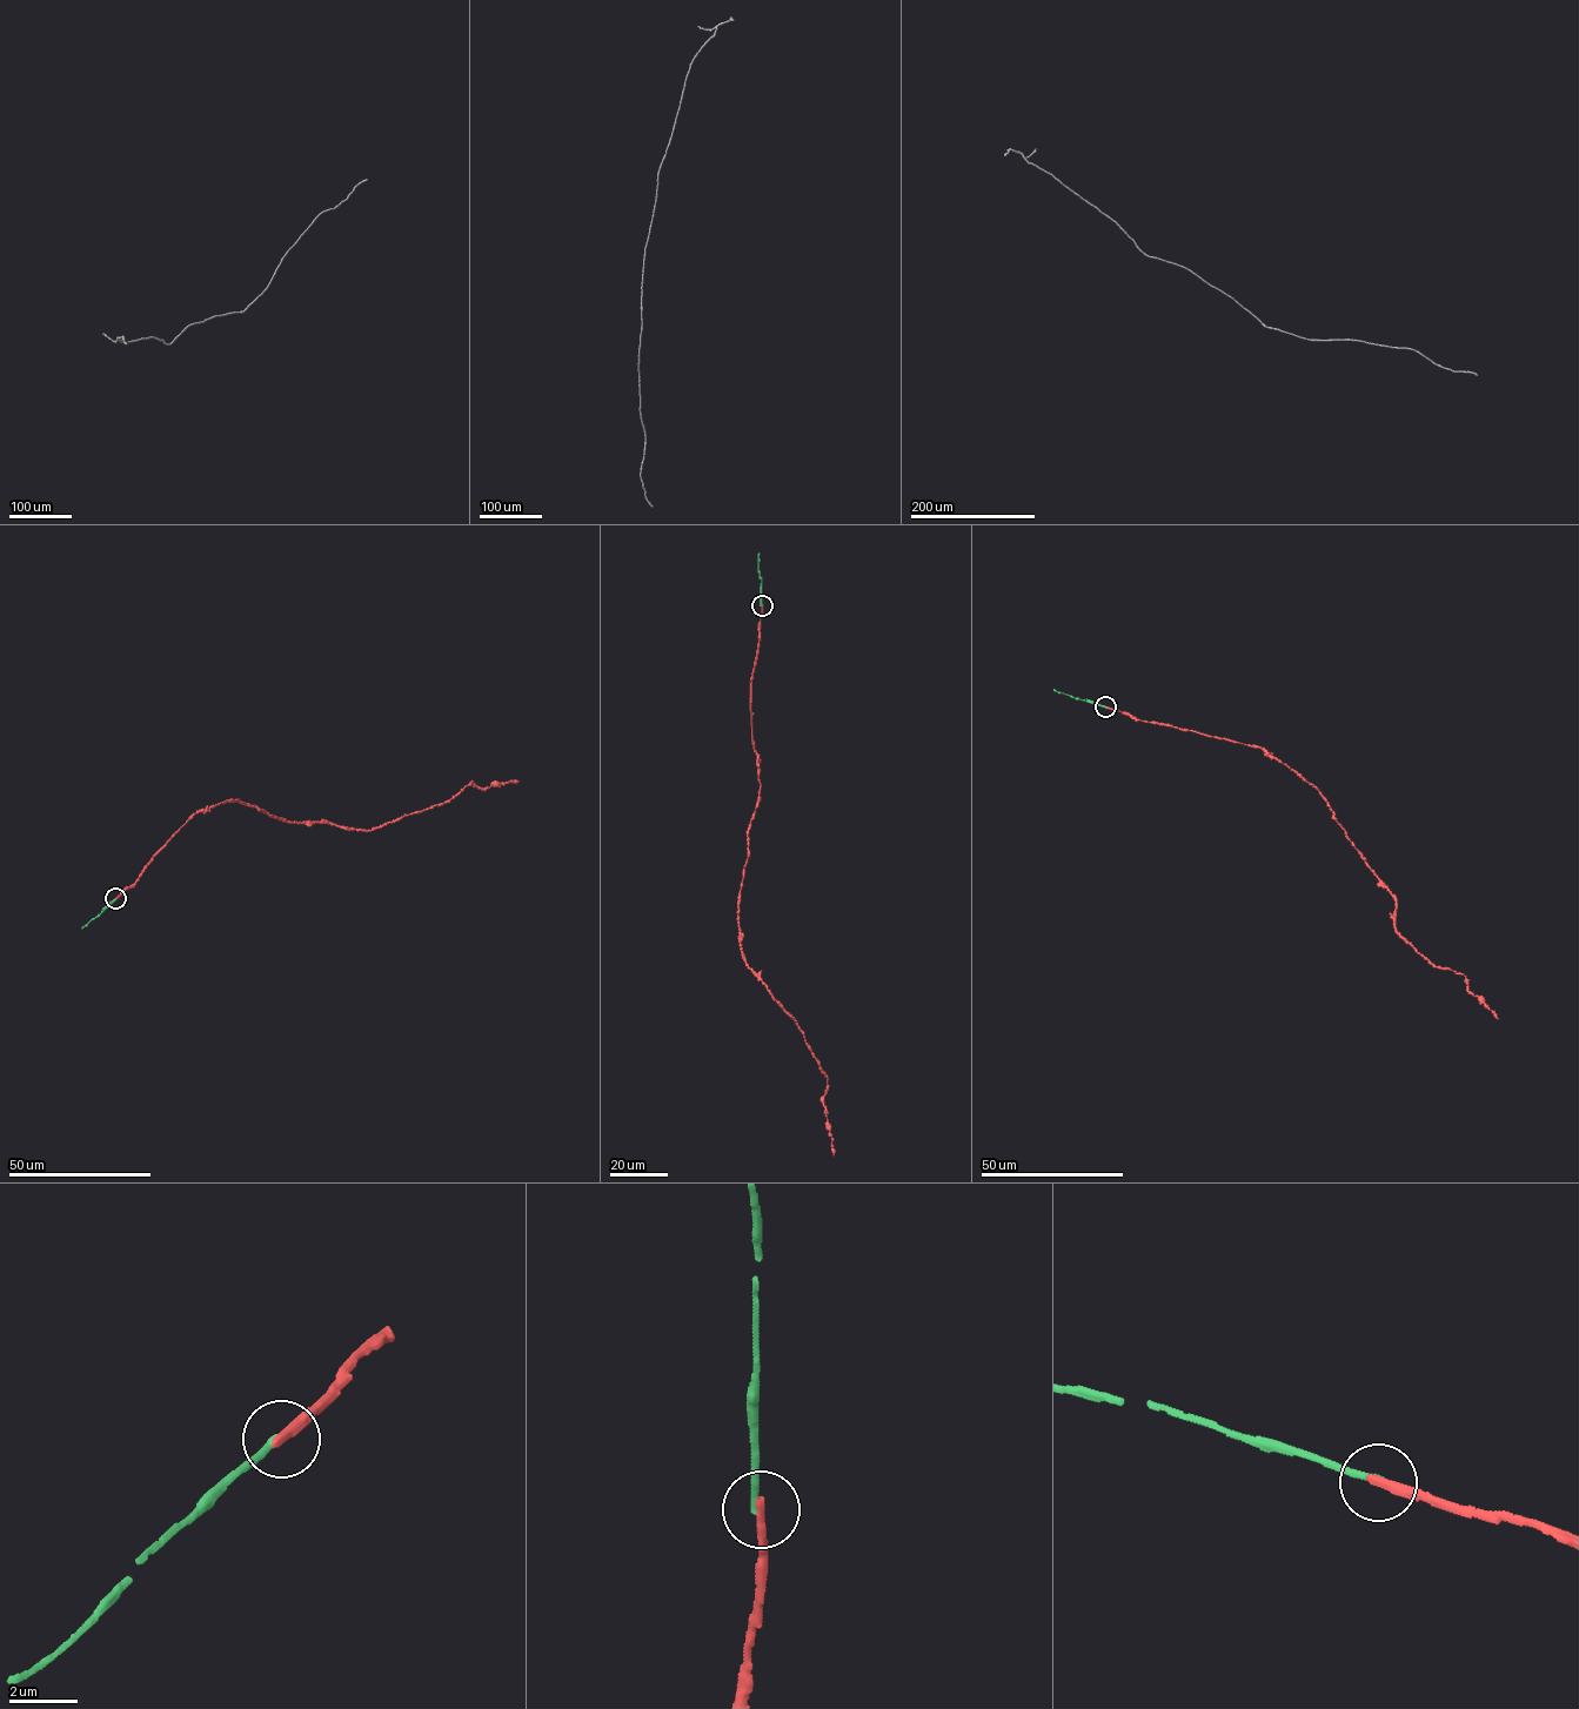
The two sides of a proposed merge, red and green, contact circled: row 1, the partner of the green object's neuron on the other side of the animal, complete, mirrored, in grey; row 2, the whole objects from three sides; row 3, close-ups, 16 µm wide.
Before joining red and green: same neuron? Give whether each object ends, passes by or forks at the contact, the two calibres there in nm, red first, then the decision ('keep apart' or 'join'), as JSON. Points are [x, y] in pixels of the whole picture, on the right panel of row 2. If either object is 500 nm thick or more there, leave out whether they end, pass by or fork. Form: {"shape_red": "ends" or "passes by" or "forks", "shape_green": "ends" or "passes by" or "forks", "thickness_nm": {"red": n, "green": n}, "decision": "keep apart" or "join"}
{"shape_red": "ends", "shape_green": "ends", "thickness_nm": {"red": 280, "green": 180}, "decision": "keep apart"}

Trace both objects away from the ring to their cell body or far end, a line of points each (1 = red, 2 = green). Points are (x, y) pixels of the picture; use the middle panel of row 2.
1: (761, 607), (751, 682), (760, 785), (741, 942), (828, 1078), (834, 1154)
2: (761, 607), (758, 554)

